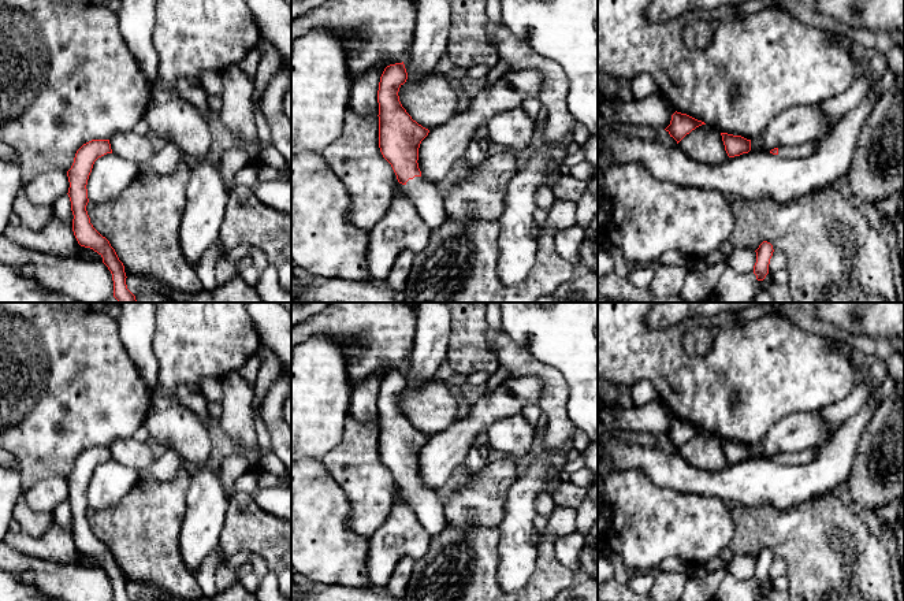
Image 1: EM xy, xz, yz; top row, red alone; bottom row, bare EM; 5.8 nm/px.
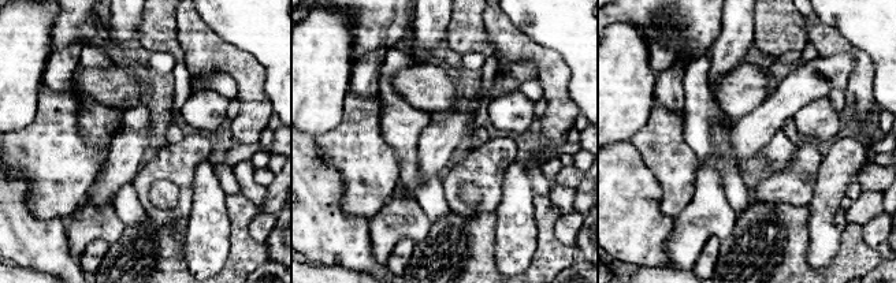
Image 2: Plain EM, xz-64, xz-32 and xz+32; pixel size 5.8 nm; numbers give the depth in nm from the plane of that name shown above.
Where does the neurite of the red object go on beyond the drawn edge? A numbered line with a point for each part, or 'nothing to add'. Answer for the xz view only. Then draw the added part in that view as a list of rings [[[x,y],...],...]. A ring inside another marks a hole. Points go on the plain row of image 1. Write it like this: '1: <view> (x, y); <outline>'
1: xz (430, 511); [[[414,483],[402,491],[402,496],[431,537],[446,528],[444,505],[438,498],[436,491],[428,490],[423,483]]]

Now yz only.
1: yz (806, 456); [[[821,444],[801,452],[780,453],[778,463],[786,464],[786,465],[808,464],[816,459],[819,449],[821,449]]]

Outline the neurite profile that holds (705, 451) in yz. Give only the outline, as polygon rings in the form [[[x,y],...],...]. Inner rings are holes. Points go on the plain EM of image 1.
[[[702,431],[692,437],[678,449],[678,453],[697,470],[718,472],[730,465],[721,439],[710,431]]]

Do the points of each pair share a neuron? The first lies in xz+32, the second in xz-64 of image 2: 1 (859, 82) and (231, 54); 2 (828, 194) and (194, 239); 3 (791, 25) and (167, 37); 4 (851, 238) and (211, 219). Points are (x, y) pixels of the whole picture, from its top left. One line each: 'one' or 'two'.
1: one
2: one
3: one
4: two

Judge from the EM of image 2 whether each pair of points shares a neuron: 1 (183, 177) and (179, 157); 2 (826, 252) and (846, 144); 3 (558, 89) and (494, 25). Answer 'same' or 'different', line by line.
1: same
2: same
3: same

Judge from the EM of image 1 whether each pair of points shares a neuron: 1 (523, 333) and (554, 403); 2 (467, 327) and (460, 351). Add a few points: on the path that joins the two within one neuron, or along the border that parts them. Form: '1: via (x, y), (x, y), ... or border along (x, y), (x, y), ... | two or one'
1: border along (509, 336), (536, 359), (554, 367), (561, 374) | two
2: via (467, 333), (465, 345) | one

